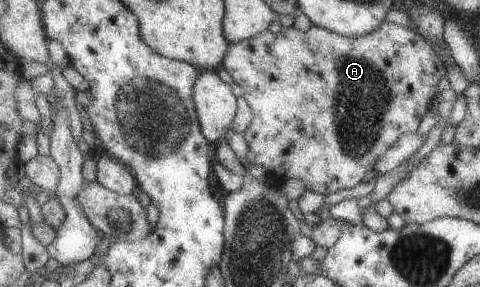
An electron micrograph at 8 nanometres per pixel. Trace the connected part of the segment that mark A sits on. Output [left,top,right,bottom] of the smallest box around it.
[222,21,446,195]

